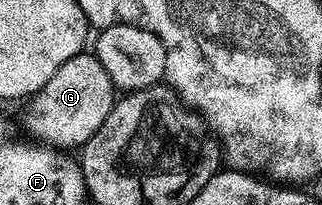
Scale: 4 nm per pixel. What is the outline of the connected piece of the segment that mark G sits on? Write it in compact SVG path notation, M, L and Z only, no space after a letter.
M81 53L70 57L70 61L66 61L66 65L62 65L58 69L58 73L54 73L54 77L50 77L50 81L46 81L44 88L31 96L32 108L28 111L28 127L36 134L33 136L46 145L57 149L72 149L68 147L80 149L83 148L87 139L94 137L94 133L98 133L98 129L102 129L102 121L106 121L106 117L110 117L110 109L115 105L117 98L118 88L112 82L110 73L106 73L106 69L102 69L102 61L98 61L95 54Z

